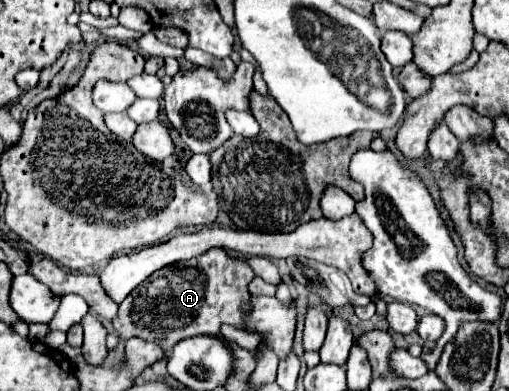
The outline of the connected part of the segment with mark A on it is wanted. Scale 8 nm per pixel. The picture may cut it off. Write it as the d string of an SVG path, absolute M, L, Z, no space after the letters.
M211 248L197 258L175 262L151 274L147 282L139 284L119 304L119 316L113 320L113 326L123 340L137 336L161 344L165 352L171 352L183 338L219 334L221 322L243 328L241 314L247 308L247 284L253 276L253 270L245 262L231 260L223 248Z

